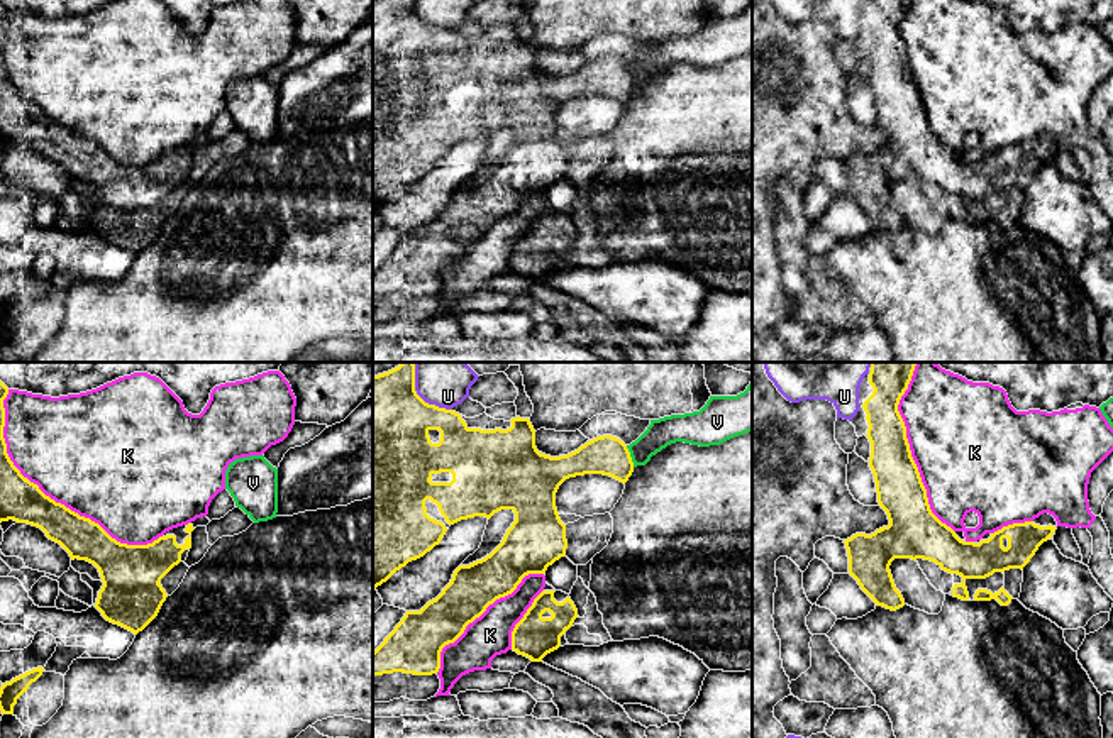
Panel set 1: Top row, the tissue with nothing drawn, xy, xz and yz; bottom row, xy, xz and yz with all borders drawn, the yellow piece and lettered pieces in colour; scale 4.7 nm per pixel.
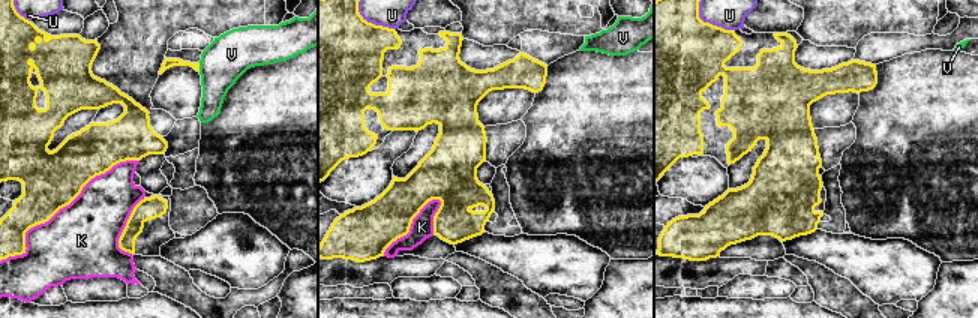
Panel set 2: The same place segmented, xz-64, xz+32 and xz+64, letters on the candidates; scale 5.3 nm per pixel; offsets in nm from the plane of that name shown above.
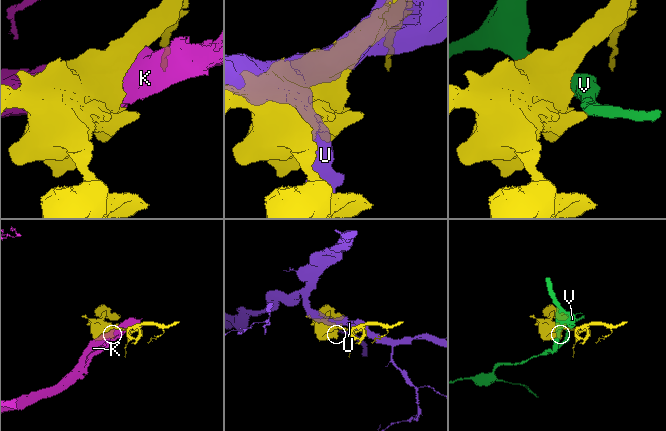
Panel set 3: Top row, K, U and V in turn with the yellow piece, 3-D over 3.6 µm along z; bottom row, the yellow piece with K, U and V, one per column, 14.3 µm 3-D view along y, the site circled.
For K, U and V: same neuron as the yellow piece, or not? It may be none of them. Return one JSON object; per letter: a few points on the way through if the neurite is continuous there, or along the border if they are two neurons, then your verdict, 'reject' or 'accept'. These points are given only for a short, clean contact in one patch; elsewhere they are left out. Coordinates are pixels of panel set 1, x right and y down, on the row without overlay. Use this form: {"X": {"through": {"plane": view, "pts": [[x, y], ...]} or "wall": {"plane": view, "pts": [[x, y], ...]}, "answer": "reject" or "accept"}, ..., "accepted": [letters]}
{"K": {"answer": "reject"}, "U": {"answer": "reject"}, "V": {"wall": {"plane": "xz", "pts": [[625, 66], [634, 87]]}, "answer": "reject"}, "accepted": []}

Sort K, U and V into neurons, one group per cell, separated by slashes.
K / U / V

